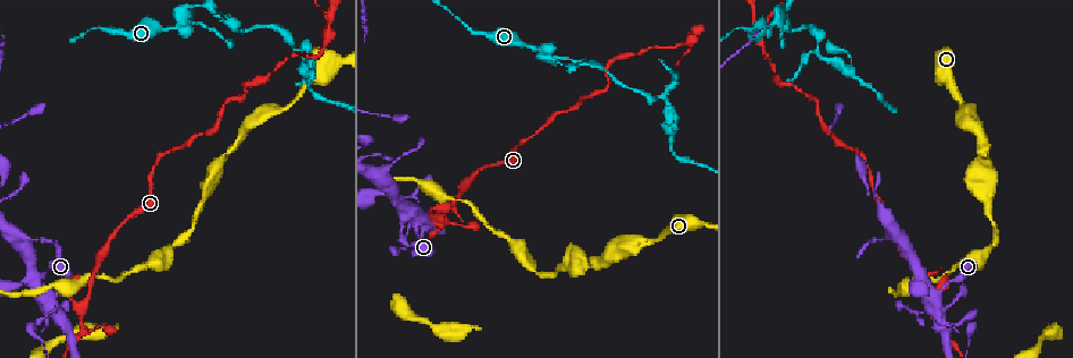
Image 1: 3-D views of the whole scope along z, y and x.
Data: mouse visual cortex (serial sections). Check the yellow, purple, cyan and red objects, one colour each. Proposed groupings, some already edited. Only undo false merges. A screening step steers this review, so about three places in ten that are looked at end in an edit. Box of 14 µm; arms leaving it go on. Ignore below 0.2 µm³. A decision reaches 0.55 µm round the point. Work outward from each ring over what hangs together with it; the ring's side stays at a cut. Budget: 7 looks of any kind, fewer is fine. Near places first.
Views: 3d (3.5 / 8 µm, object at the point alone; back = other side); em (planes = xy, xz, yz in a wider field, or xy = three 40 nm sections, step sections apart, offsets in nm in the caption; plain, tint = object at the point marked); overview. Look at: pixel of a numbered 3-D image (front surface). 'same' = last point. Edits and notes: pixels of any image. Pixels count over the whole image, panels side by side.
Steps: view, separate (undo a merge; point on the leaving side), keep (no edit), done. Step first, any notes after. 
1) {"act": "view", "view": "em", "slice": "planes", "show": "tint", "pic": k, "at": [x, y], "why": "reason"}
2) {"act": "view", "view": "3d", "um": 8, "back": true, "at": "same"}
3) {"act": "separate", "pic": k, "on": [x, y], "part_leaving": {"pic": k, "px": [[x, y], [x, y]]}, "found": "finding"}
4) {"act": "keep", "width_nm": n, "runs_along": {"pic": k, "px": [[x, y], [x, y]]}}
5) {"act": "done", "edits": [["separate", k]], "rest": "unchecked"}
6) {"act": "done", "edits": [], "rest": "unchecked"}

{"act": "view", "view": "3d", "um": 8, "pic": 1, "at": [605, 88]}

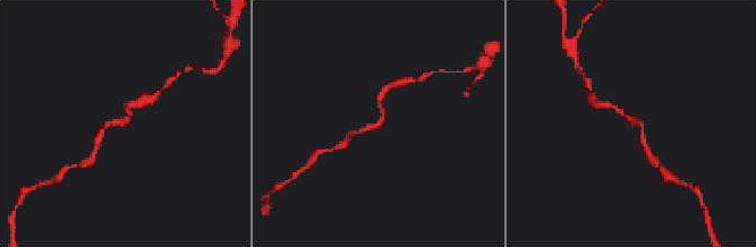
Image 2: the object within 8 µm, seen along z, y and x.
{"act": "view", "view": "3d", "um": 3.5, "pic": 2, "at": [633, 119]}

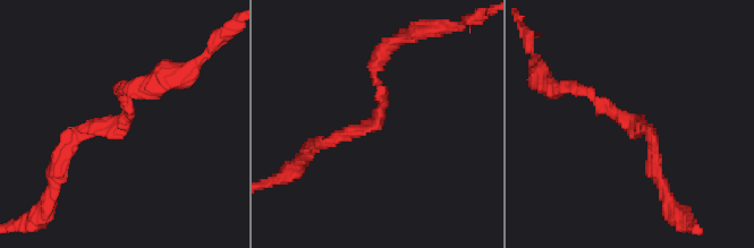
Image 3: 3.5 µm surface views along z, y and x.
{"act": "view", "view": "em", "slice": "xy", "step": 1, "show": "tint", "pic": 3, "at": [626, 126], "arm_widths_nm": [150, 150], "why": "now the EM"}

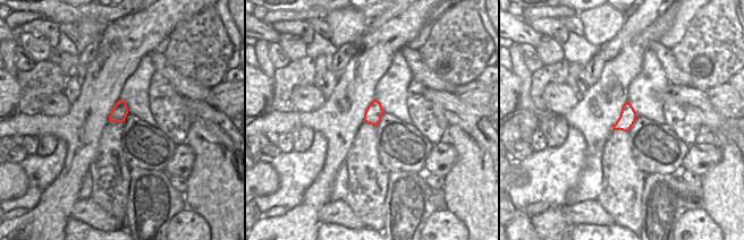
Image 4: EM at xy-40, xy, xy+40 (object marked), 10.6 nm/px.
{"act": "keep", "width_nm": 180, "runs_along": {"pic": 3, "px": [[654, 150], [646, 129], [634, 133], [574, 87]]}, "found": "all the same cell"}

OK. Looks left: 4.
{"act": "view", "view": "3d", "um": 3.5, "pic": 1, "at": [540, 52], "why": "narrows sharply"}

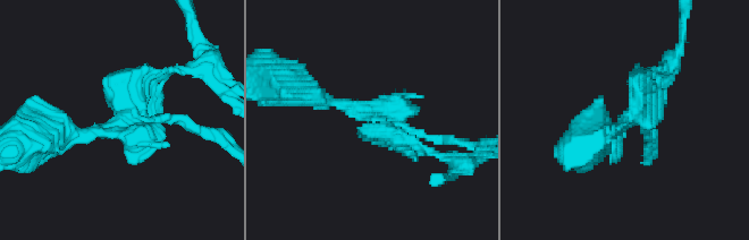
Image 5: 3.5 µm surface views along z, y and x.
{"act": "view", "view": "em", "slice": "xy", "step": 1, "show": "tint", "pic": 5, "at": [618, 130]}

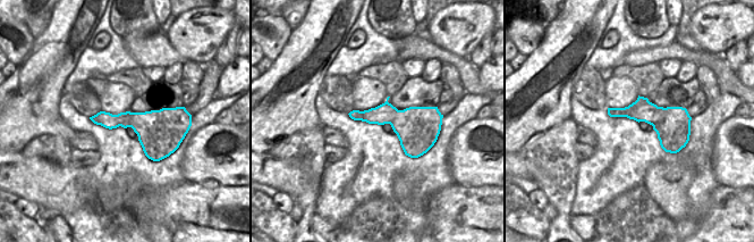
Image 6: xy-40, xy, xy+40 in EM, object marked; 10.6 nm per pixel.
{"act": "separate", "pic": 5, "on": [413, 151], "border": {"pic": 6, "px": [[636, 100], [649, 102]]}, "found": "two cells meet here"}

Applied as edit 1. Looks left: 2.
{"act": "view", "view": "3d", "um": 3.5, "pic": 1, "at": [692, 36], "why": "two arms in line, one across"}

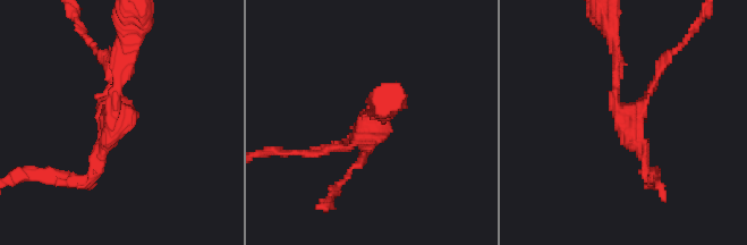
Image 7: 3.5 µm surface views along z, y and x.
{"act": "view", "view": "em", "slice": "xy", "step": 3, "show": "tint", "pic": 7, "at": [629, 120], "arms": 3, "arm_widths_nm": [150, 150, 150], "why": "need the tissue"}

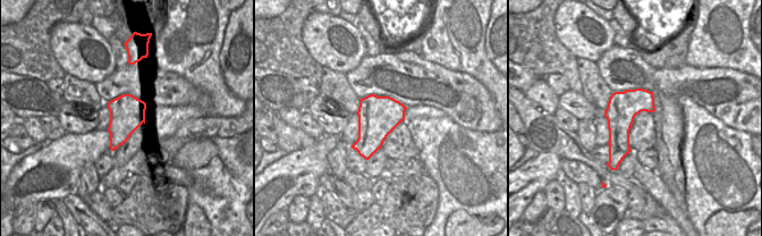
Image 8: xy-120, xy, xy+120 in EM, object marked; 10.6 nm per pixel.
{"act": "keep", "runs_along": {"pic": 7, "px": [[84, 182], [115, 123], [125, 49]]}, "found": "all the same cell"}

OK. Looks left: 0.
{"act": "done", "edits": [["separate", 5]], "rest": "unchecked"}

